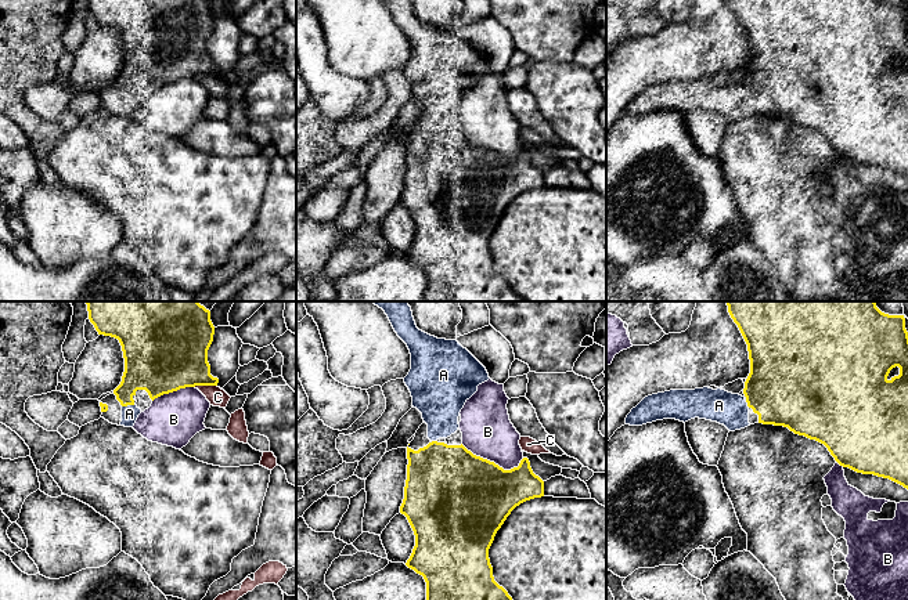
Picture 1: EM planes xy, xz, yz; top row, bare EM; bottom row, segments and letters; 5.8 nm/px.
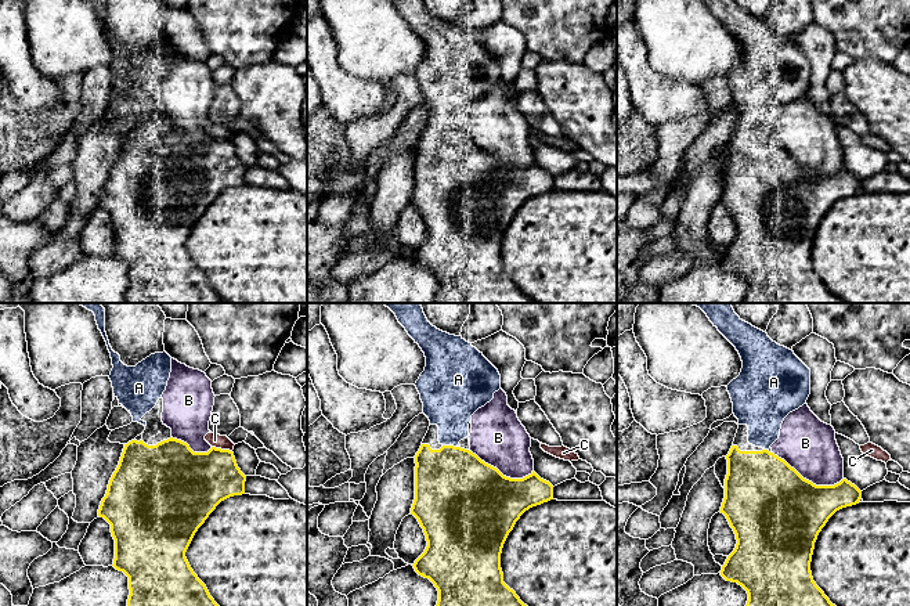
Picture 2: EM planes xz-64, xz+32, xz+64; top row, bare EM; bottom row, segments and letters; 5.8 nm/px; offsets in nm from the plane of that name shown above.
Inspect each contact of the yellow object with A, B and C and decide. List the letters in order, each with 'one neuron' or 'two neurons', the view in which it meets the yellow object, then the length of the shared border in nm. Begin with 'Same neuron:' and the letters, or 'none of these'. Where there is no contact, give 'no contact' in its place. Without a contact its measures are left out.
Same neuron: A
A: one neuron; meets yellow in xy; contact 70 nm long
B: two neurons; meets yellow in xz; contact 380 nm long
C: two neurons; meets yellow in xy; contact 140 nm long

